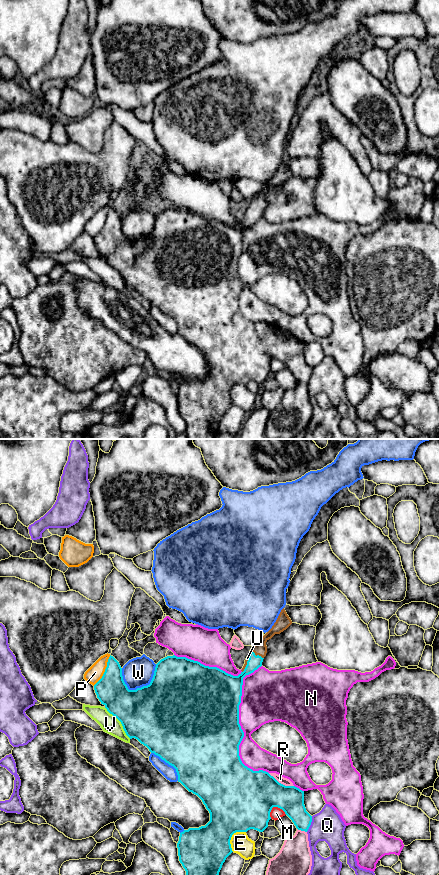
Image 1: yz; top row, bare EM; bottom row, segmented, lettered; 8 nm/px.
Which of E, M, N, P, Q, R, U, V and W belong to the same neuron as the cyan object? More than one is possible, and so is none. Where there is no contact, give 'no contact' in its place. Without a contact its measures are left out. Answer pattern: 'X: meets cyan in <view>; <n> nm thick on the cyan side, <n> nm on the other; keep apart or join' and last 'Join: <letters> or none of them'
E: meets cyan in yz; 420 nm thick on the cyan side, 160 nm on the other; keep apart
M: meets cyan in yz; 420 nm thick on the cyan side, 90 nm on the other; keep apart
N: meets cyan in yz; 500 nm thick on the cyan side, 340 nm on the other; keep apart
P: meets cyan in yz; 260 nm thick on the cyan side, 120 nm on the other; keep apart
Q: meets cyan in yz; 200 nm thick on the cyan side, 260 nm on the other; keep apart
R: meets cyan in yz; 380 nm thick on the cyan side, 60 nm on the other; keep apart
U: meets cyan in yz; 130 nm thick on the cyan side, 20 nm on the other; join
V: meets cyan in yz; 460 nm thick on the cyan side, 150 nm on the other; keep apart
W: meets cyan in yz; 500 nm thick on the cyan side, 240 nm on the other; keep apart
Join: U

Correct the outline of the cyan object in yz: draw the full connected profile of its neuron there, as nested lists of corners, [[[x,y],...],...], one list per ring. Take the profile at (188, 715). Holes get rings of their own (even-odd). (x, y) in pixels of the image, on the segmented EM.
[[[283,608],[272,628],[251,648],[238,676],[228,674],[217,667],[205,666],[198,661],[173,655],[156,664],[149,685],[129,690],[123,680],[119,662],[110,655],[102,678],[94,685],[97,698],[107,711],[121,722],[126,735],[130,739],[137,739],[151,753],[173,766],[178,775],[178,782],[197,795],[210,813],[210,821],[205,826],[189,828],[180,833],[177,843],[178,856],[186,875],[219,875],[226,858],[233,852],[230,844],[232,835],[250,829],[263,832],[268,827],[273,807],[282,809],[298,830],[307,832],[311,825],[312,816],[304,805],[304,791],[279,783],[266,771],[253,771],[242,763],[239,756],[239,745],[244,737],[239,724],[243,678],[262,666],[267,653],[266,642],[291,624],[292,621]]]

